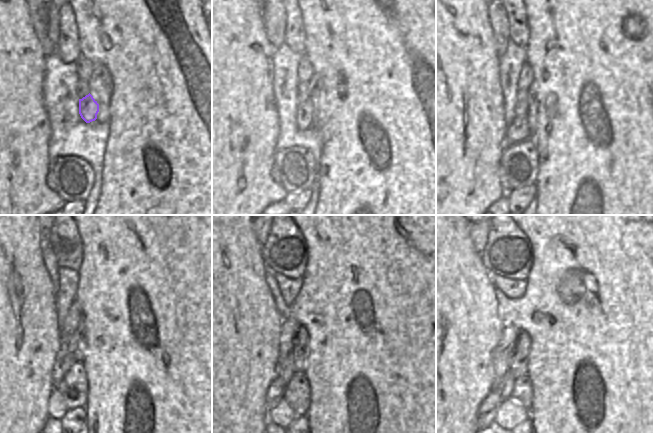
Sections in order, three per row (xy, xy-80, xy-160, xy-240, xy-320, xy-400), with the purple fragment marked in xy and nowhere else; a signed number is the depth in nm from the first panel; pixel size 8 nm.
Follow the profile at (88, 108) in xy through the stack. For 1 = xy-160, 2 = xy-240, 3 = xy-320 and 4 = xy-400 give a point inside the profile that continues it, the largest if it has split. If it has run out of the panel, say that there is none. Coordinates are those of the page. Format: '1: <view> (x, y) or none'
1: xy-160 (518, 131)
2: xy-240 (62, 364)
3: xy-320 (275, 392)
4: xy-400 (488, 409)

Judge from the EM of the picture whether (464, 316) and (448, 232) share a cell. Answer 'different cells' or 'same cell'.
same cell

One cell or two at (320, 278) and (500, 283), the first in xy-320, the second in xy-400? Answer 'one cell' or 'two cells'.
two cells

